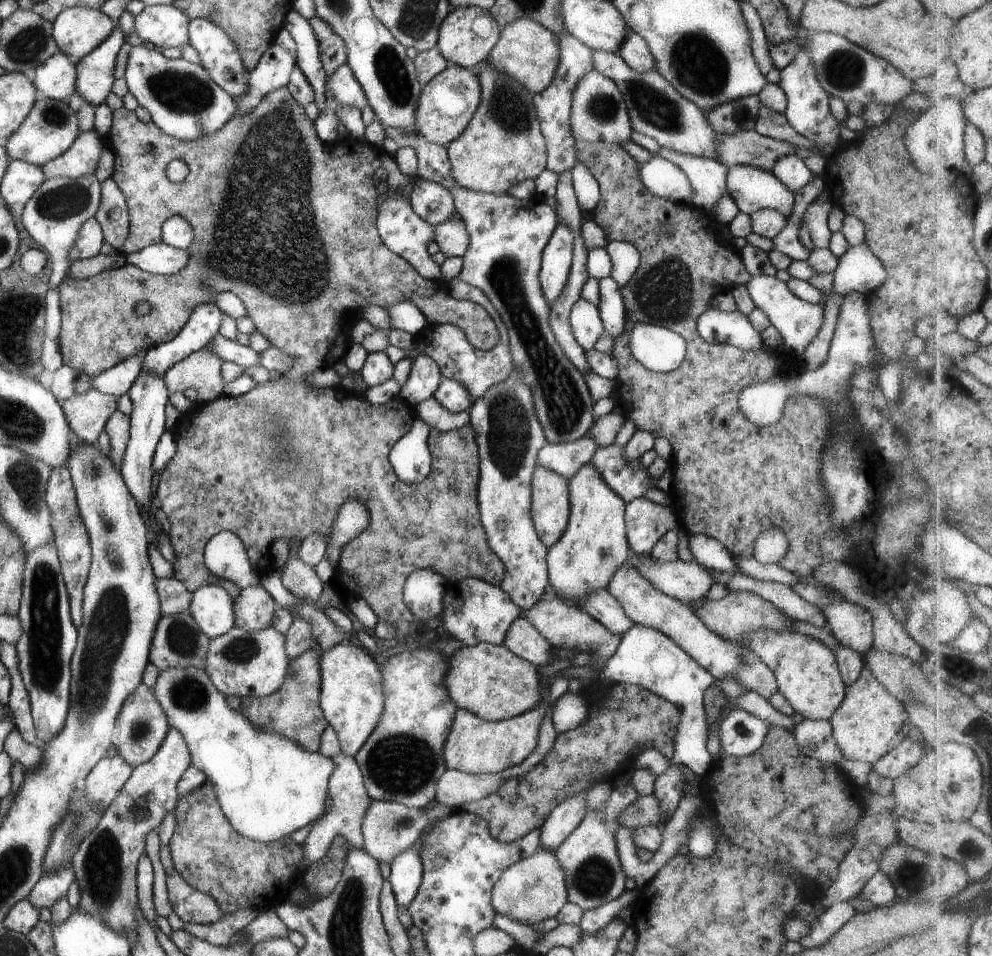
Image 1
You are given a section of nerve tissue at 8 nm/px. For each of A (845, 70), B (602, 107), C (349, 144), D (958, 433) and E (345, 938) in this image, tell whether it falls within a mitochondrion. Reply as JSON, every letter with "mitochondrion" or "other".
{"A":"mitochondrion","B":"mitochondrion","C":"other","D":"other","E":"mitochondrion"}

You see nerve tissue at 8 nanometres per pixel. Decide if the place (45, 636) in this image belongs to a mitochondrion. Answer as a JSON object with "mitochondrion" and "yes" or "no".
{"mitochondrion":"yes"}

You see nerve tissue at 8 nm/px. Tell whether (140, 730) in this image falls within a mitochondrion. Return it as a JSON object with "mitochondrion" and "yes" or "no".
{"mitochondrion":"yes"}

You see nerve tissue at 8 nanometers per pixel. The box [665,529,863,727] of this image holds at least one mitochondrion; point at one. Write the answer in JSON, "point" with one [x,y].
{"point":[744,663]}

